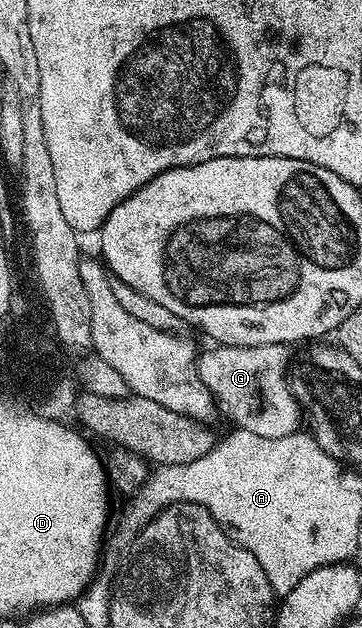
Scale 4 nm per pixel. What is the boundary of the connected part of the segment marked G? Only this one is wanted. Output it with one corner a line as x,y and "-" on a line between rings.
288,344
212,348
198,356
199,376
211,390
218,410
224,411
238,430
257,433
257,437
289,437
300,430
301,408
289,382
293,351

